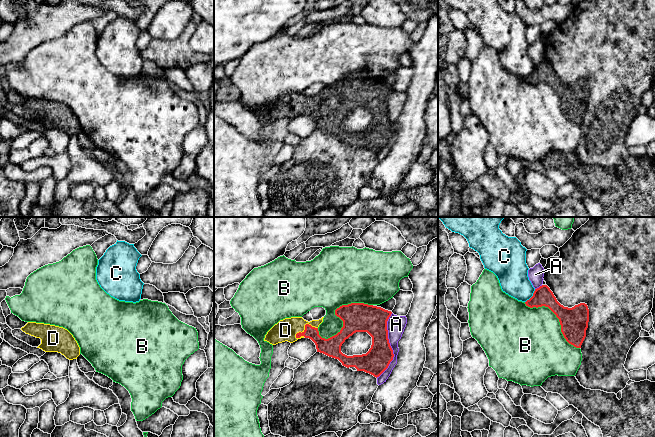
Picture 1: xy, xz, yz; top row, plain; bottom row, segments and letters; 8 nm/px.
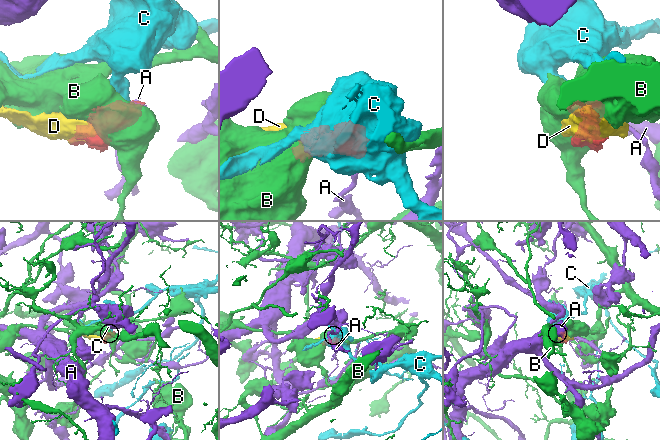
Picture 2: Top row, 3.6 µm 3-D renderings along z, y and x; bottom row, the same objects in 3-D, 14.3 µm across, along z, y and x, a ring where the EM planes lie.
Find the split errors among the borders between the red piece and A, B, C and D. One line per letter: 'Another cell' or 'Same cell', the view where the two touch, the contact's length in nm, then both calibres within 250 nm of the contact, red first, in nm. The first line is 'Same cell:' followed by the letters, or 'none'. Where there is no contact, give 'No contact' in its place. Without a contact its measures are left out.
Same cell: D
A: Another cell. Touches red in xz. Shared border 550 nm. Thickness 220 nm (red) against 140 nm
B: Another cell. Touches red in xz. Shared border 500 nm. Thickness 240 nm (red) against 420 nm
C: Another cell. Touches red in yz. Shared border 140 nm. Thickness 160 nm (red) against 260 nm
D: Same cell. Touches red in xz. Shared border 200 nm. Thickness 140 nm (red) against 180 nm

